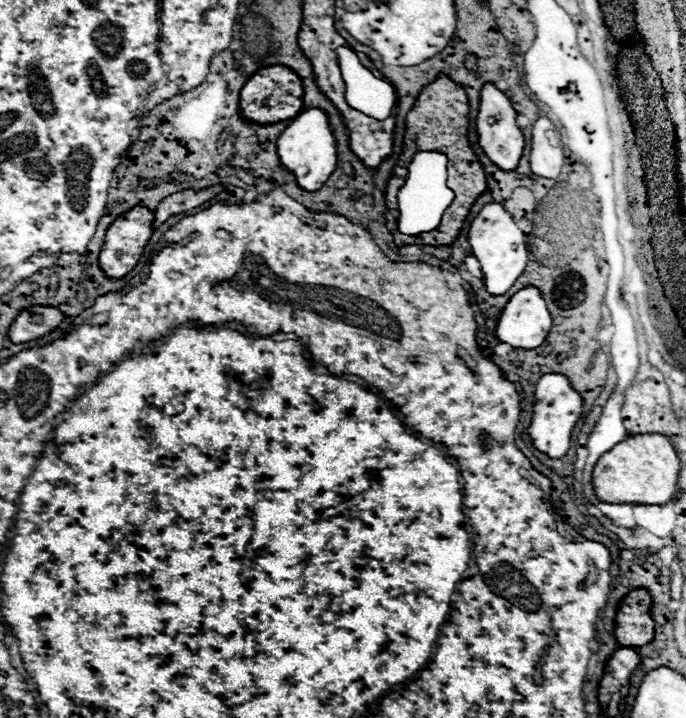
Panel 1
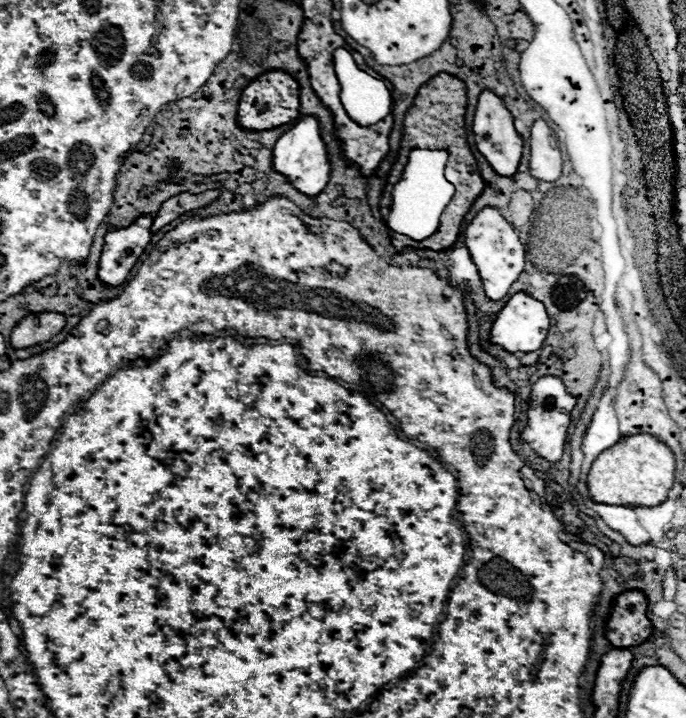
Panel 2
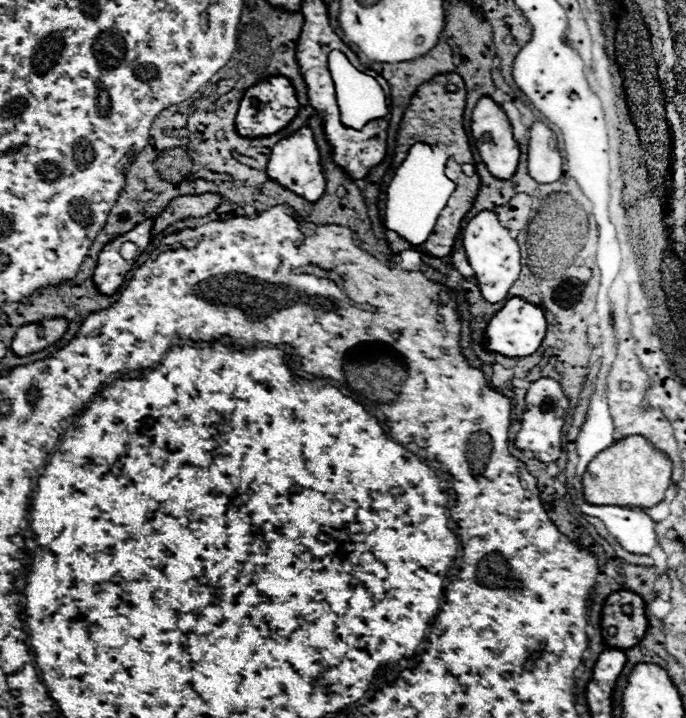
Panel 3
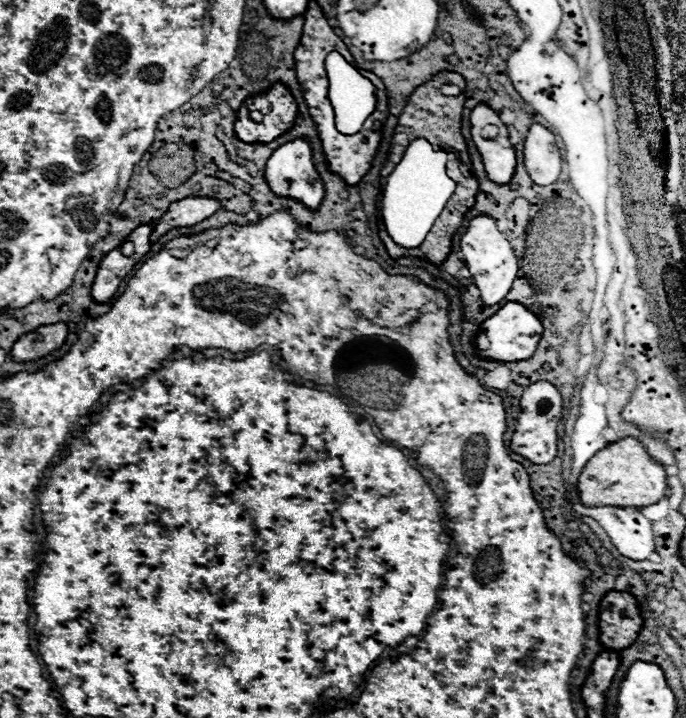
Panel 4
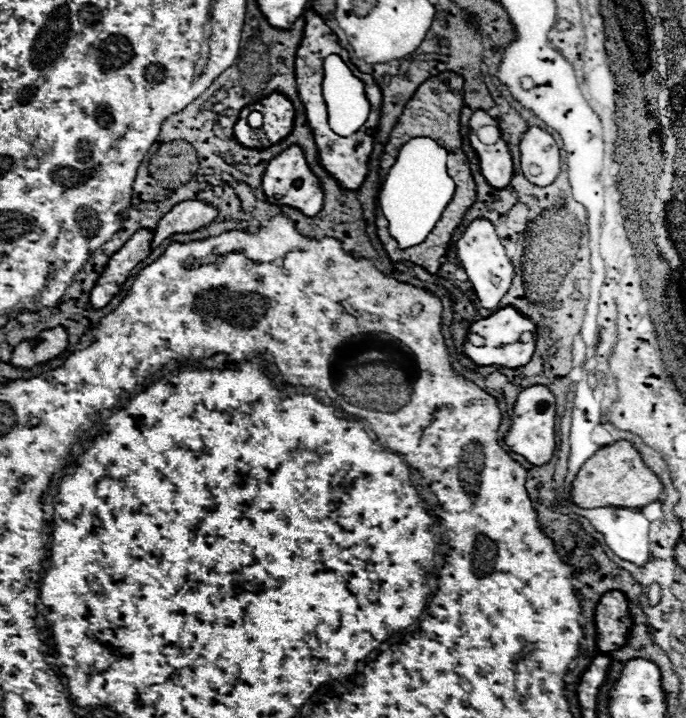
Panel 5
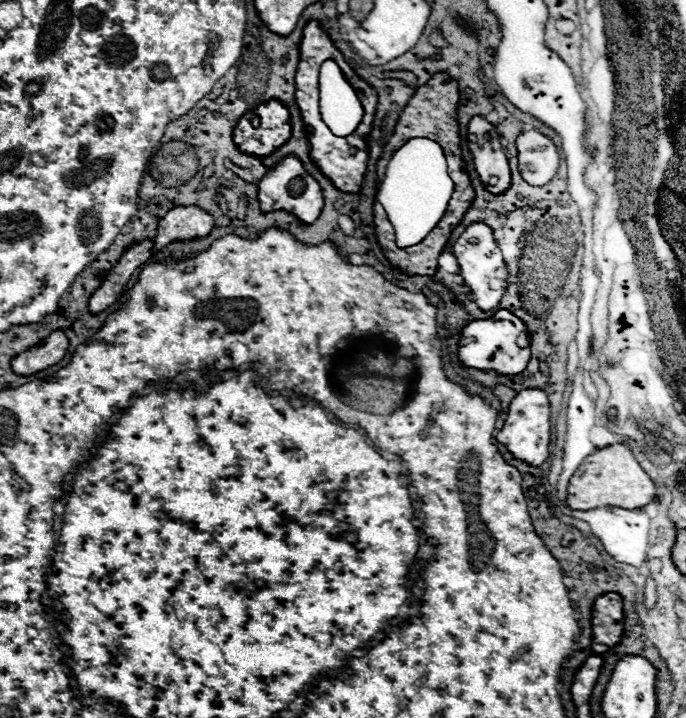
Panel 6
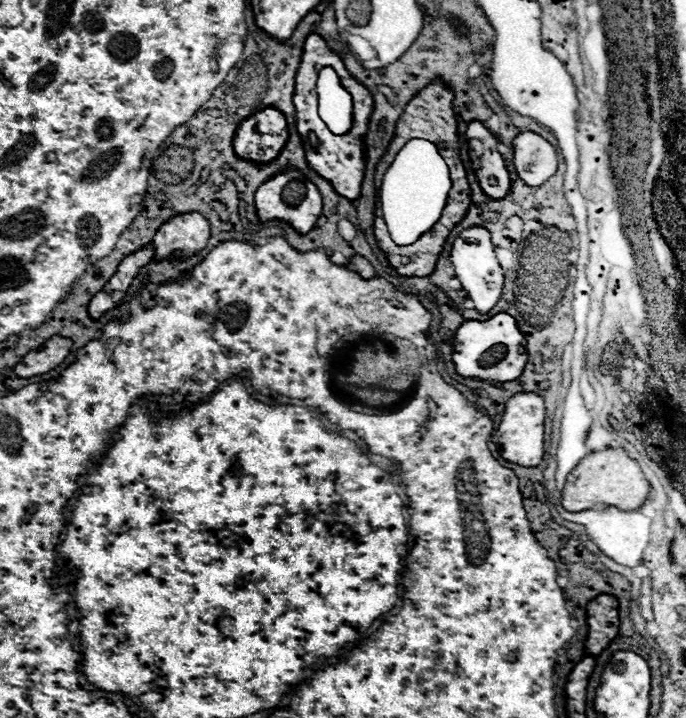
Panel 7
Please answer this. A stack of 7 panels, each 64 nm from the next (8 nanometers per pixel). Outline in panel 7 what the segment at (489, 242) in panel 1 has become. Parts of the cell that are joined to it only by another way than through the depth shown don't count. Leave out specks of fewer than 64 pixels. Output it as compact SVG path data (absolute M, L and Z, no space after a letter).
M470 226L464 232L460 232L460 236L452 244L450 260L454 264L458 280L462 282L462 288L474 300L476 310L482 314L490 312L494 308L494 304L500 300L502 288L504 288L504 270L496 258L496 250L490 240L490 232L482 226Z

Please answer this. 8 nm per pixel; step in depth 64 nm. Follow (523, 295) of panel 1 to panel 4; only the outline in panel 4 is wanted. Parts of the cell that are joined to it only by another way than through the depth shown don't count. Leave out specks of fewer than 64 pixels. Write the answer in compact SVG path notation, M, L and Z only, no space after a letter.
M508 302L506 306L502 306L494 316L490 316L482 324L482 334L488 336L490 348L478 352L478 356L492 358L492 360L502 360L502 362L528 360L534 354L534 350L538 348L542 332L544 332L544 326L542 326L540 318L534 312L530 312L528 308L524 308L518 302Z

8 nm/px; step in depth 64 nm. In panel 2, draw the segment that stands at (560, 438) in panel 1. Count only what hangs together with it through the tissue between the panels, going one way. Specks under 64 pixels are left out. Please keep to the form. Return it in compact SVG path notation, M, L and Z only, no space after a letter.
M542 376L532 386L532 406L528 412L528 426L522 432L522 438L530 444L530 448L550 462L558 462L562 458L566 446L568 426L572 422L570 412L576 406L576 398L566 390L564 382L558 376Z

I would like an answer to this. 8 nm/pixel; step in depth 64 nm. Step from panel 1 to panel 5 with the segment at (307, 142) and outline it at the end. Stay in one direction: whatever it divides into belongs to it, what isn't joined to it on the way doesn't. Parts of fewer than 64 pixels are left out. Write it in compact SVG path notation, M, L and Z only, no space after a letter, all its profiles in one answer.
M290 146L290 148L282 150L278 156L274 156L274 160L270 160L270 164L266 166L266 172L262 176L262 188L272 204L294 206L294 208L302 210L306 216L316 216L322 210L322 200L324 200L322 184L310 170L304 150L300 146Z

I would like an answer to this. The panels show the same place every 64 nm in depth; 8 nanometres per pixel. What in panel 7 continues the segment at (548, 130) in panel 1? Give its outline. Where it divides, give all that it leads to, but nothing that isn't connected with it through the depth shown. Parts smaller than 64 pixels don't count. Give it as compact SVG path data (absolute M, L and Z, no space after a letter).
M520 132L514 138L514 166L528 186L540 186L558 168L556 148L536 132Z

